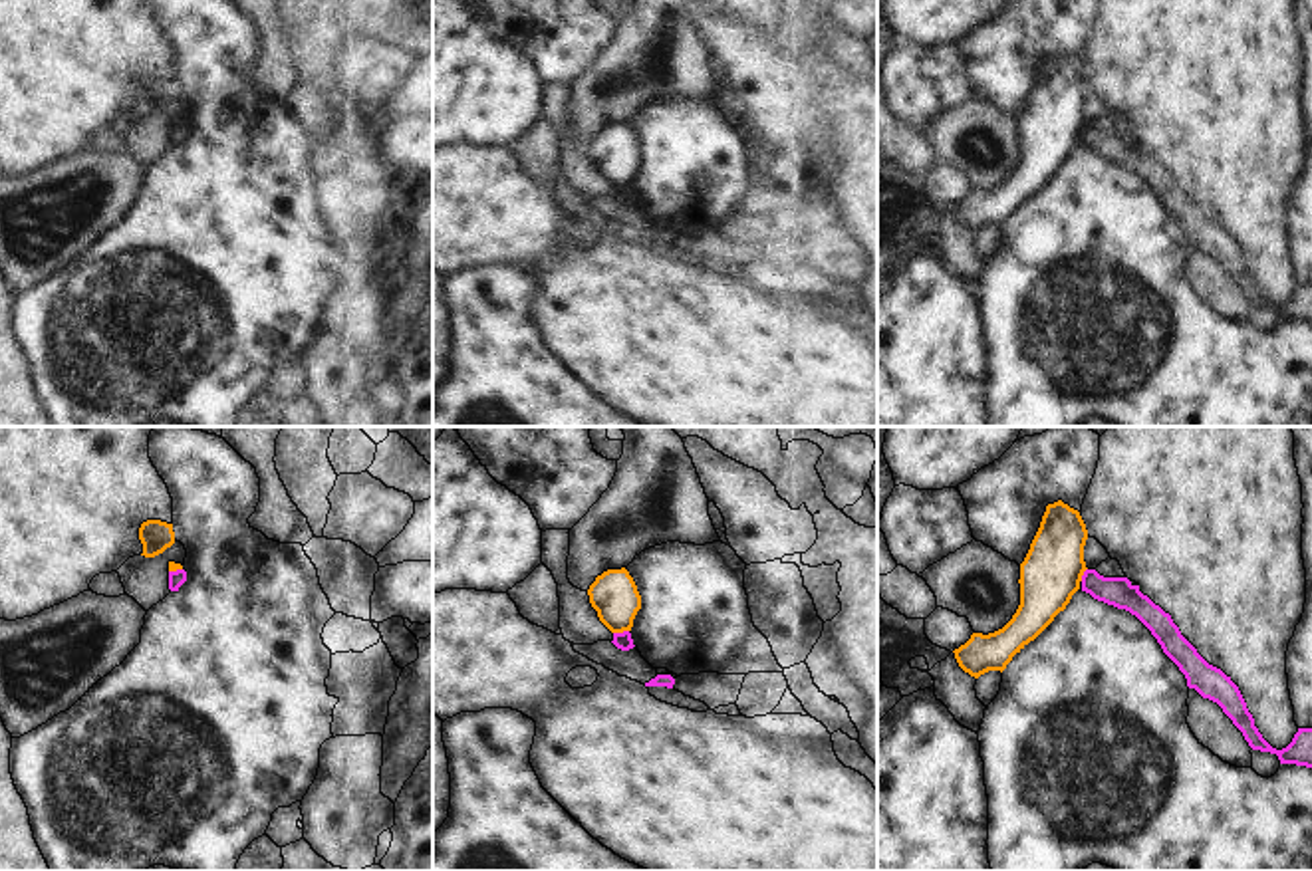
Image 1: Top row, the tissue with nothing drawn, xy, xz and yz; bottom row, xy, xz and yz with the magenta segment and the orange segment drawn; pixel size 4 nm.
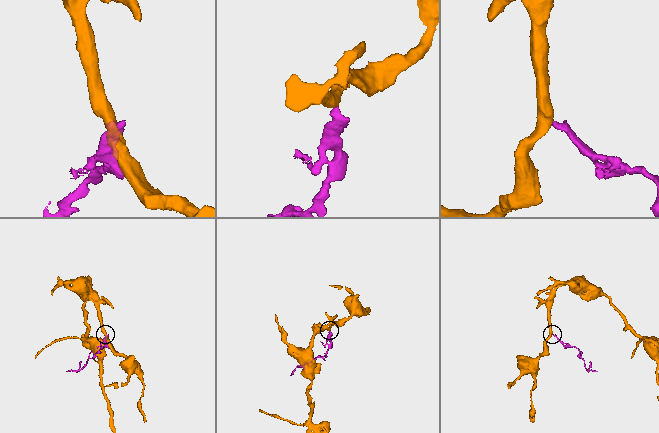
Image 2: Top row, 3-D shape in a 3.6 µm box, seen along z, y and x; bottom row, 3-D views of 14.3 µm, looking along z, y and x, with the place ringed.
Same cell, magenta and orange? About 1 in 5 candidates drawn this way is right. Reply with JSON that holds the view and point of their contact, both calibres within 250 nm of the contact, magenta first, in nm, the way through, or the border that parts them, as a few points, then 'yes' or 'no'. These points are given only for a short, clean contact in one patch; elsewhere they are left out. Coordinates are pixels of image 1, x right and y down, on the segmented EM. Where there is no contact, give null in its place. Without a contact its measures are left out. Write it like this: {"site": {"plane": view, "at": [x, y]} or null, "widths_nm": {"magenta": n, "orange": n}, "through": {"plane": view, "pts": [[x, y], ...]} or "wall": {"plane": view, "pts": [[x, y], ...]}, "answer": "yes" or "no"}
{"site": {"plane": "xz", "at": [620, 633]}, "widths_nm": {"magenta": 70, "orange": 190}, "wall": {"plane": "xz", "pts": [[628, 629], [614, 633]]}, "answer": "no"}

